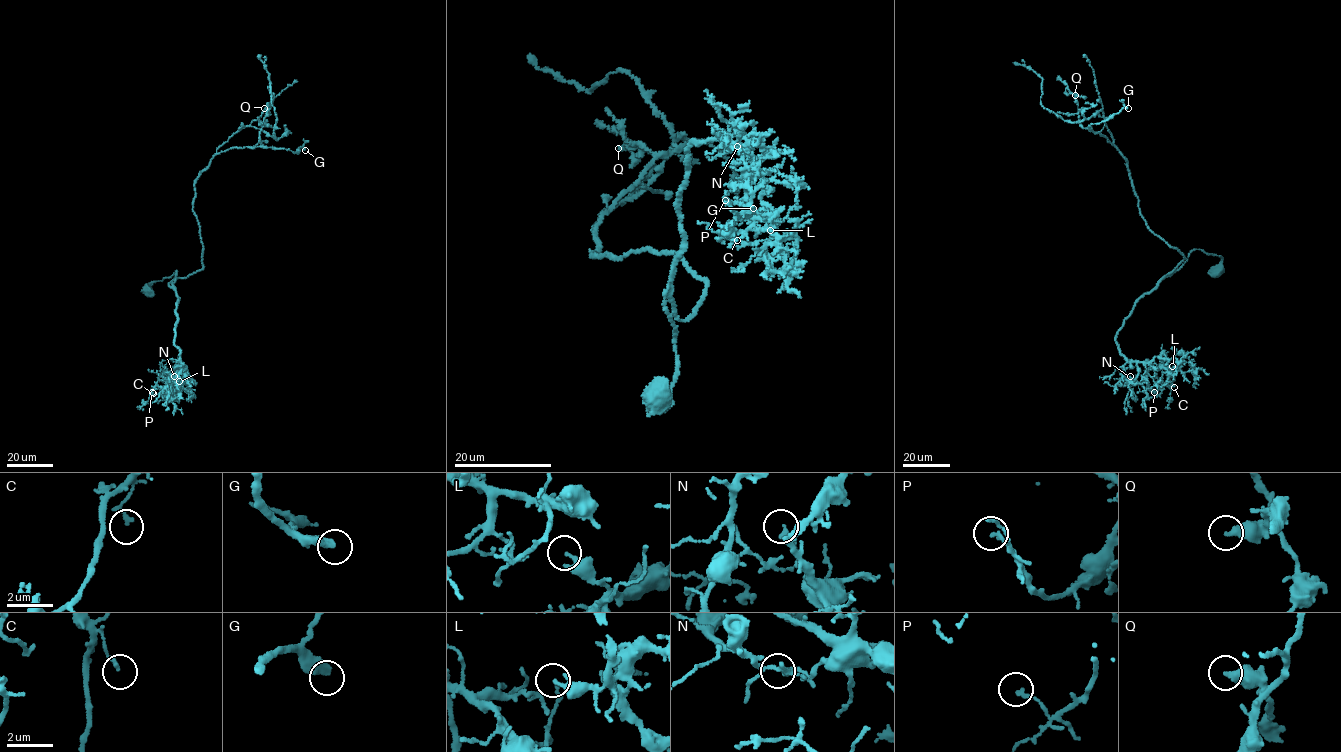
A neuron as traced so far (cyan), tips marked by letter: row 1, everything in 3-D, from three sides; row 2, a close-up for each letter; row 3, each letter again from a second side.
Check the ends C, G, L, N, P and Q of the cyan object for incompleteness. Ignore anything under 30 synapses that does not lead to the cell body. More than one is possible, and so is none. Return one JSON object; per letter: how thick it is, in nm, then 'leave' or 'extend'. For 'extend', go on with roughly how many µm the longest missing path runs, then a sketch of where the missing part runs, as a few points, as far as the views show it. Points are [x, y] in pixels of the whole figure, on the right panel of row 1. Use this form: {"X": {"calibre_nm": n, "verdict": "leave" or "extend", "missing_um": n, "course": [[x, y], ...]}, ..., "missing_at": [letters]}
{"C": {"calibre_nm": 190, "verdict": "leave"}, "G": {"calibre_nm": 380, "verdict": "extend", "missing_um": 45, "course": [[1128, 108], [1142, 105], [1142, 101], [1154, 94], [1161, 95]]}, "L": {"calibre_nm": 200, "verdict": "leave"}, "N": {"calibre_nm": 220, "verdict": "leave"}, "P": {"calibre_nm": 140, "verdict": "leave"}, "Q": {"calibre_nm": 360, "verdict": "leave"}, "missing_at": ["G"]}

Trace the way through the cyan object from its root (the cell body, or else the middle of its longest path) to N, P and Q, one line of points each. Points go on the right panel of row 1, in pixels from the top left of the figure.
N: (1217, 272), (1222, 258), (1194, 249), (1139, 299), (1115, 338), (1127, 362), (1123, 379), (1130, 376)
P: (1217, 272), (1222, 258), (1194, 249), (1124, 320), (1115, 338), (1120, 354), (1161, 367), (1162, 391), (1154, 392)
Q: (1217, 272), (1222, 258), (1194, 249), (1166, 276), (1185, 259), (1147, 226), (1126, 161), (1080, 124), (1075, 95)

